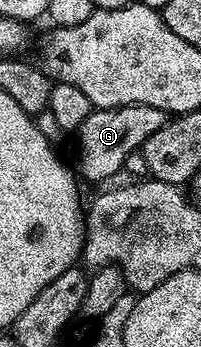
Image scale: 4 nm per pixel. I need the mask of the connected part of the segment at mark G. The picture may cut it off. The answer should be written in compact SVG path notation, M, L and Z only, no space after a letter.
M132 104L126 108L99 108L90 112L89 117L76 129L77 164L80 179L109 180L125 164L129 155L136 153L155 130L167 123L167 113L155 106Z

